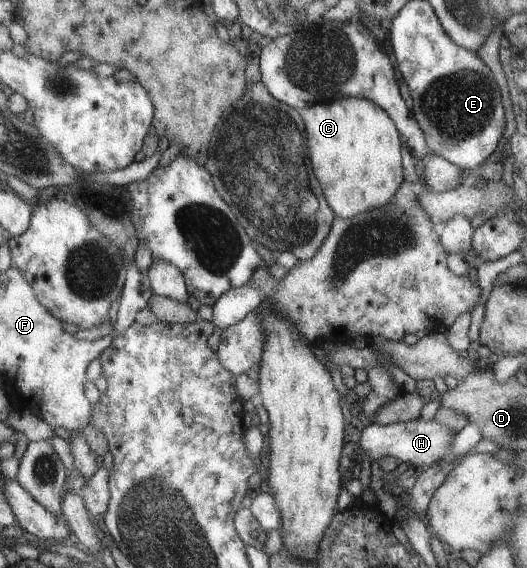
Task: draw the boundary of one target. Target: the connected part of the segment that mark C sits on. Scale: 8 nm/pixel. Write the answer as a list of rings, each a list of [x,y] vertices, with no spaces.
[[[347,97],[309,105],[299,113],[305,125],[310,165],[315,165],[314,176],[319,177],[323,197],[334,216],[349,219],[394,200],[404,177],[399,161],[401,135],[397,135],[398,129],[385,110],[367,99]]]

